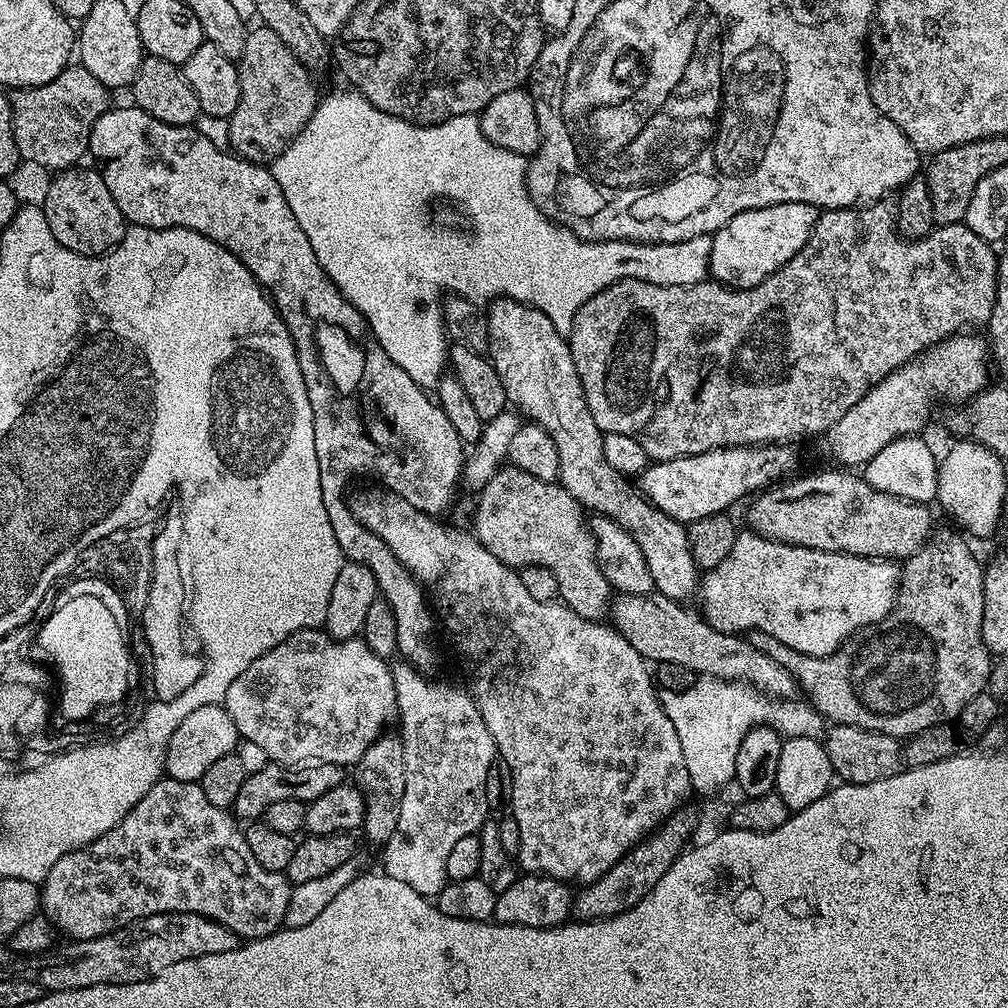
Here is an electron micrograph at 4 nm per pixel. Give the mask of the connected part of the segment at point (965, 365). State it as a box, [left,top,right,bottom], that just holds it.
[818,334,990,466]

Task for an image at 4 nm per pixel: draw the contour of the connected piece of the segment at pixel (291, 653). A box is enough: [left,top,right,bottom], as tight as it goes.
[222,628,396,766]

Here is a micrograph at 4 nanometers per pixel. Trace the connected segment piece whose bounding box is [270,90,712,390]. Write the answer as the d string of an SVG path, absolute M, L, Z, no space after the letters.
M347 91L332 94L325 100L323 97L310 122L288 144L287 150L272 162L270 171L278 182L291 213L298 219L298 226L302 226L302 234L310 238L310 246L314 246L314 258L318 258L318 266L322 266L322 270L344 299L364 316L370 335L379 342L382 350L386 350L392 361L402 366L402 370L406 370L406 374L410 374L410 378L414 378L414 382L421 388L435 389L446 372L446 361L450 356L450 341L444 330L442 315L442 301L446 294L473 300L481 306L497 298L517 300L529 304L531 308L542 310L554 323L555 328L566 334L571 331L580 307L618 281L642 279L652 285L690 286L703 283L707 279L712 250L711 235L695 236L692 239L675 241L676 244L655 245L648 249L632 240L583 241L569 228L556 224L534 203L528 195L528 160L488 141L481 130L477 115L459 115L458 118L450 118L446 122L433 125L412 124L378 110L360 92Z

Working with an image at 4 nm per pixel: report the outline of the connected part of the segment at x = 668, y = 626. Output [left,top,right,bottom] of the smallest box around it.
[610,590,798,698]

